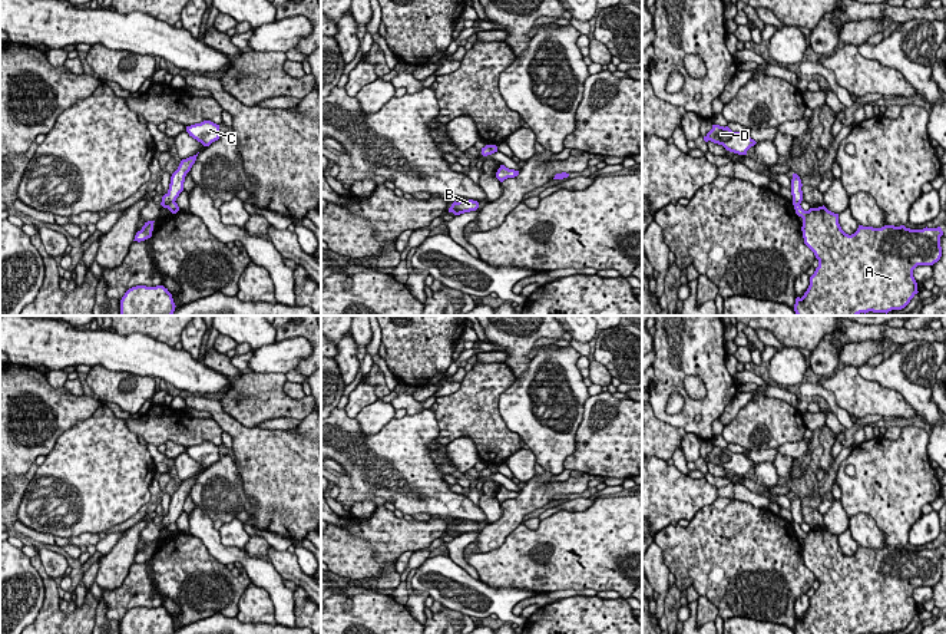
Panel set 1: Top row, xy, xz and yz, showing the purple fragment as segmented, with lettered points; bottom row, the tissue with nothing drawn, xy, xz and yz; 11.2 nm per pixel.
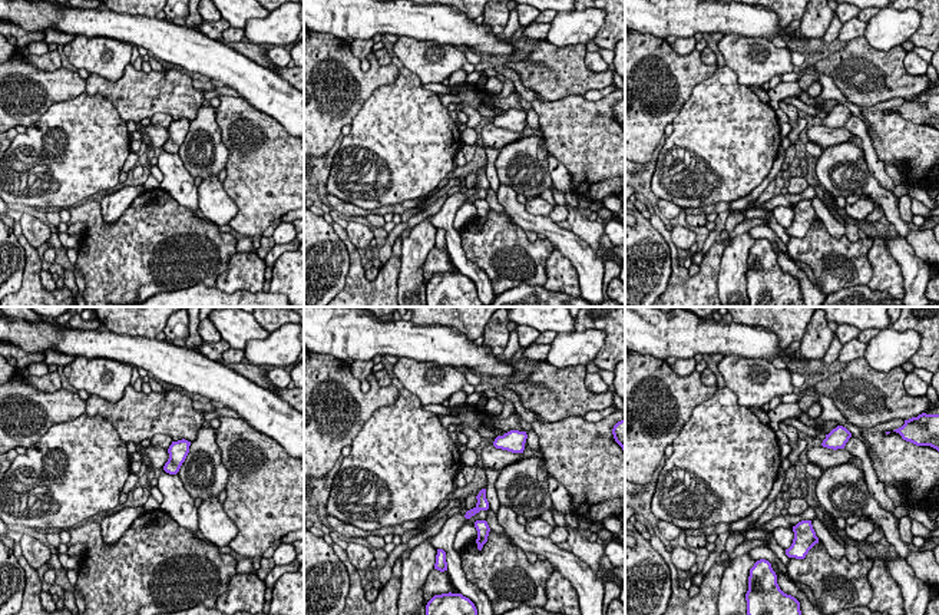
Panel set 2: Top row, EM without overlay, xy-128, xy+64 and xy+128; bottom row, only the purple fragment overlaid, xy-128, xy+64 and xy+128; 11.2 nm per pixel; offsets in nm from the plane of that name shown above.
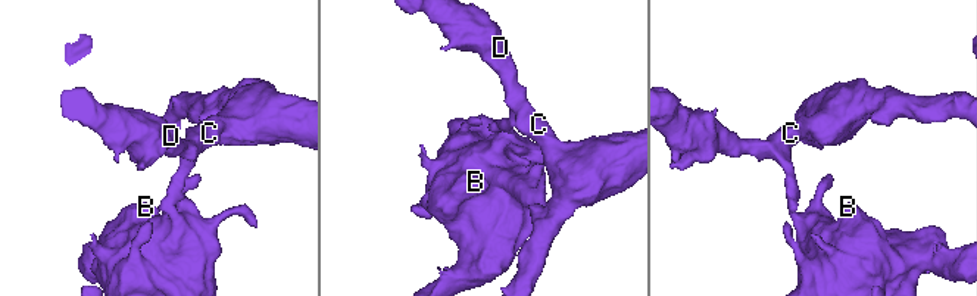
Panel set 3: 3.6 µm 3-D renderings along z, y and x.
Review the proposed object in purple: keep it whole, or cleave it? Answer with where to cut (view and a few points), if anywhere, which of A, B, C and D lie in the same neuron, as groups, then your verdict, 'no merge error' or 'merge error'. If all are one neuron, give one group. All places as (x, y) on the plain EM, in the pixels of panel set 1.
yz (793, 522), (799, 525) | A B / C D | merge error

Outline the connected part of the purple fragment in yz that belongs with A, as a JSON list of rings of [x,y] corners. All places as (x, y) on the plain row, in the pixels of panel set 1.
[[[793,524],[796,535],[803,539],[804,565],[814,574],[818,588],[810,598],[810,607],[804,617],[796,620],[796,634],[889,634],[904,630],[919,614],[913,591],[917,587],[933,587],[942,578],[940,558],[937,549],[910,551],[904,547],[884,547],[882,549],[859,547],[851,557],[846,555],[838,545],[838,535],[828,532],[824,526],[804,532],[798,524]]]

